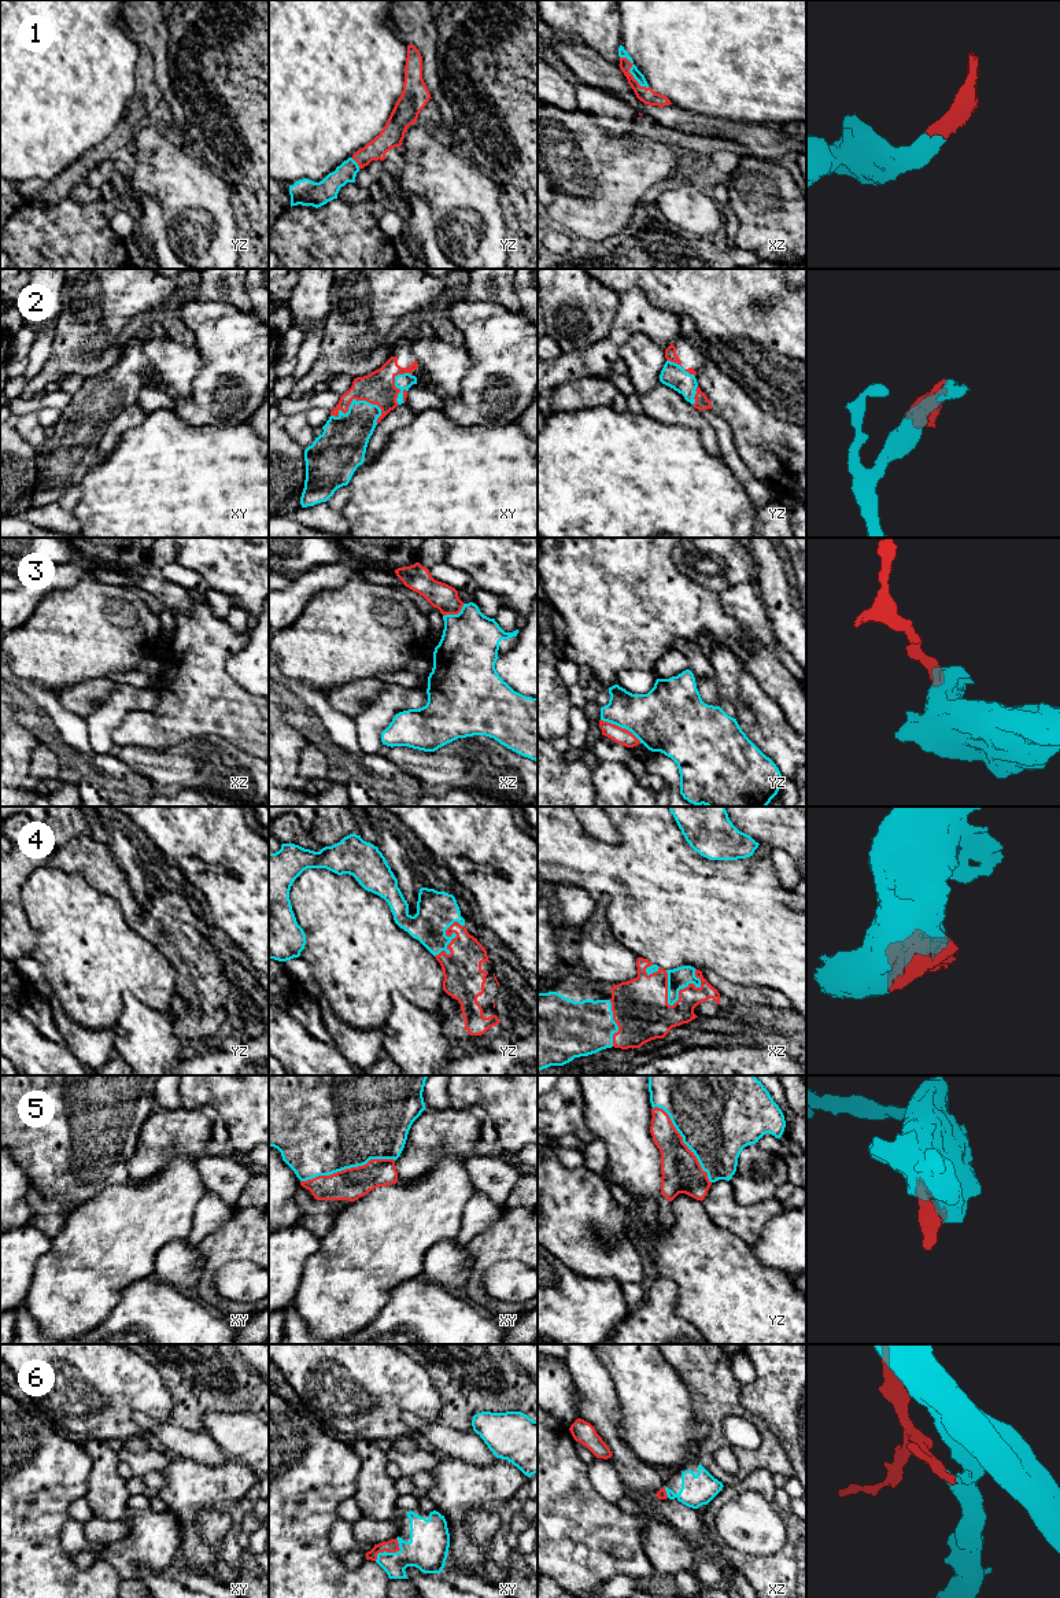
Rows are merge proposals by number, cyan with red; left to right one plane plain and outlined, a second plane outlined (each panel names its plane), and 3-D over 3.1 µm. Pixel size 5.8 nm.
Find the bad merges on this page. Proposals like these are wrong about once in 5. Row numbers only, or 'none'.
3

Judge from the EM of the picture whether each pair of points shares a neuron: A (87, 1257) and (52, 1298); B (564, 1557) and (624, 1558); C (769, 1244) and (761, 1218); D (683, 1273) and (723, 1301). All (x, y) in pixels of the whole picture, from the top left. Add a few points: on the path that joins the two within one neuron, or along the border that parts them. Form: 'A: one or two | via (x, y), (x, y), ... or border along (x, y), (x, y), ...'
A: one | via (82, 1266), (62, 1288)
B: one | via (579, 1557), (609, 1557)
C: two | border along (786, 1210), (765, 1225), (750, 1247)
D: one | via (693, 1273), (713, 1291)

